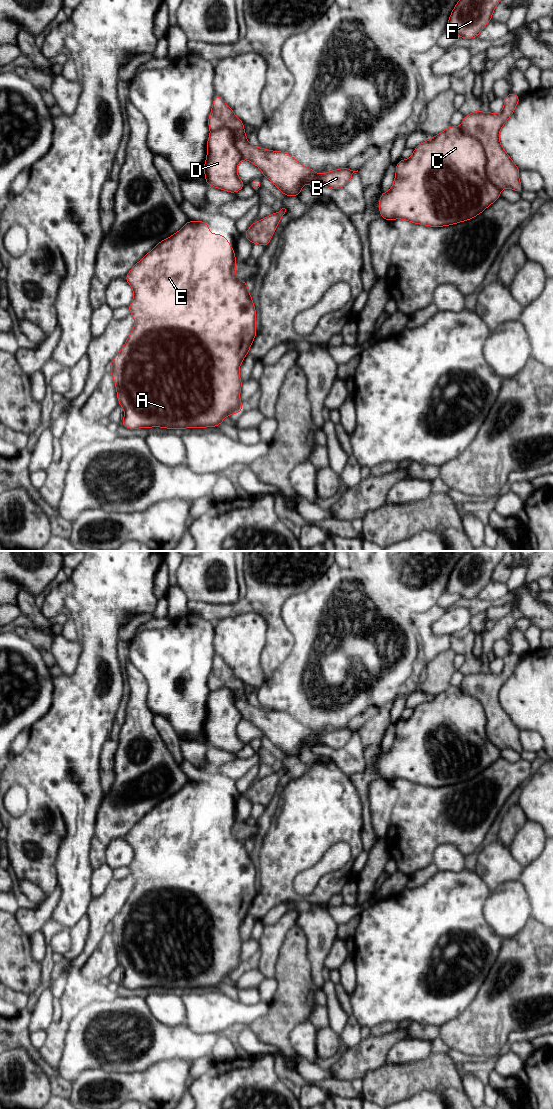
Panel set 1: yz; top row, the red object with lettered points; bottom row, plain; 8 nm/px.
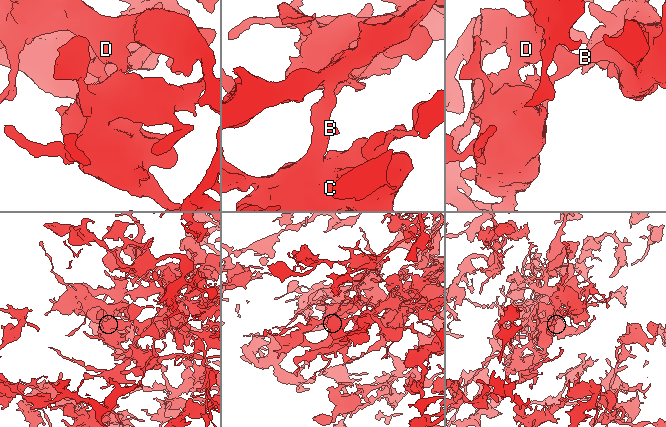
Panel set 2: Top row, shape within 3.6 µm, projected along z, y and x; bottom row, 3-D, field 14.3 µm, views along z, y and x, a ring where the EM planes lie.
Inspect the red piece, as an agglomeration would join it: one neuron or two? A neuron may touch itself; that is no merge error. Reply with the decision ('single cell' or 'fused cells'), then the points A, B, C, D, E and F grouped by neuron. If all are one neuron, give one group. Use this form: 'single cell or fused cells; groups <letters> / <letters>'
fused cells; groups A C D E / B F

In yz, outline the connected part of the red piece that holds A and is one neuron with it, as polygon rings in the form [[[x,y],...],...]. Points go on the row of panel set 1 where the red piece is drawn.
[[[187,221],[181,230],[159,242],[125,276],[126,281],[134,291],[133,301],[128,307],[128,311],[133,315],[135,325],[123,348],[113,358],[109,368],[115,381],[118,403],[125,412],[121,423],[122,426],[129,429],[217,427],[226,416],[237,414],[245,407],[240,402],[242,381],[239,375],[239,368],[245,356],[249,353],[251,344],[257,335],[255,326],[256,309],[247,283],[241,281],[235,274],[236,263],[235,251],[230,247],[230,241],[224,239],[224,234],[211,234],[207,222]]]

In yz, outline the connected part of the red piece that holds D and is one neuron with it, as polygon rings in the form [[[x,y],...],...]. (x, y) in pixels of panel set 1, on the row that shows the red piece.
[[[231,130],[211,131],[204,163],[206,185],[230,193],[240,191],[245,186],[237,174],[237,166],[241,160],[242,155],[235,146],[235,137]]]

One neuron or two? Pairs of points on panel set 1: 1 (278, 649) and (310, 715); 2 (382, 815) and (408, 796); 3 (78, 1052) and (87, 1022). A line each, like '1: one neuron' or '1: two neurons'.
1: two neurons
2: two neurons
3: one neuron

